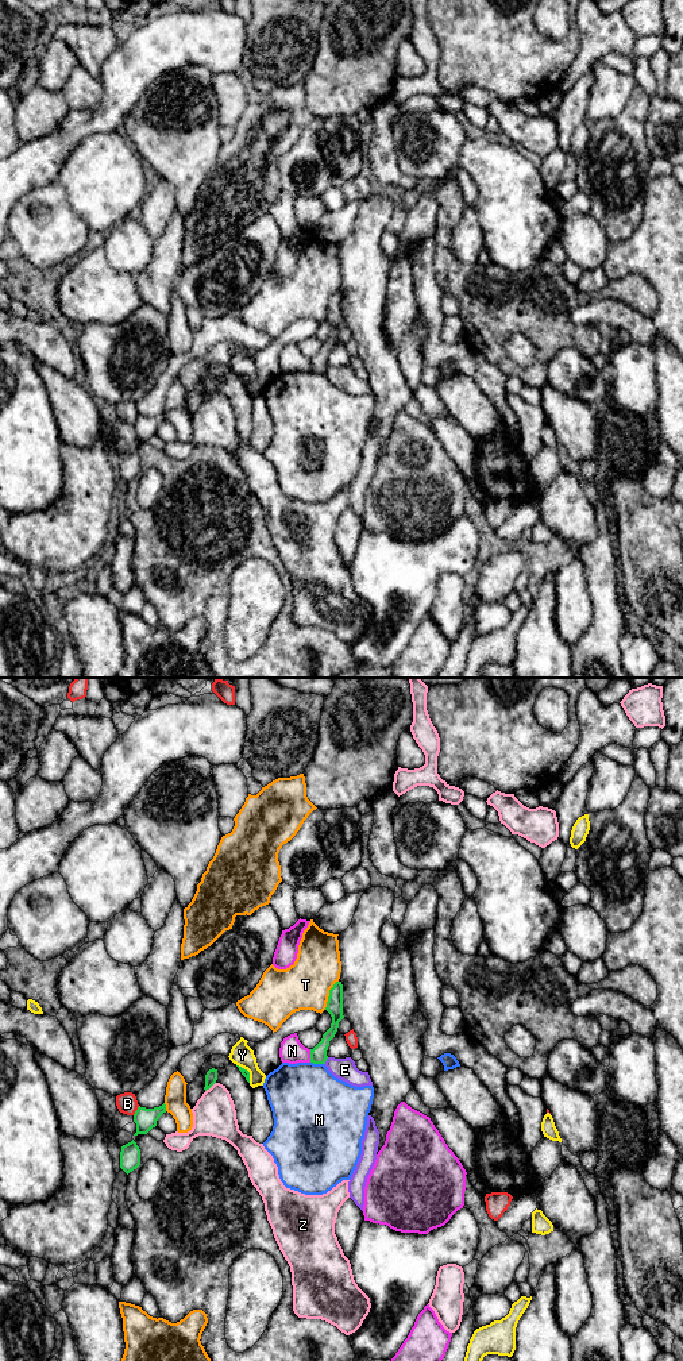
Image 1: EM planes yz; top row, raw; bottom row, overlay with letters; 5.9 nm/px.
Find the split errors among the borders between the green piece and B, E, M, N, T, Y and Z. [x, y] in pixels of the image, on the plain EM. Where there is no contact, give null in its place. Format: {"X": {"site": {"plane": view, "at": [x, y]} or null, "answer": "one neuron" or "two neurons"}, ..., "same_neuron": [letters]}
{"B": {"site": {"plane": "yz", "at": [137, 419]}, "answer": "two neurons"}, "E": {"site": {"plane": "yz", "at": [325, 369]}, "answer": "two neurons"}, "M": {"site": {"plane": "yz", "at": [317, 371]}, "answer": "two neurons"}, "N": {"site": {"plane": "yz", "at": [311, 365]}, "answer": "two neurons"}, "T": {"site": {"plane": "yz", "at": [330, 304]}, "answer": "two neurons"}, "Y": {"site": {"plane": "yz", "at": [247, 380]}, "answer": "two neurons"}, "Z": {"site": {"plane": "yz", "at": [209, 396]}, "answer": "two neurons"}, "same_neuron": []}

